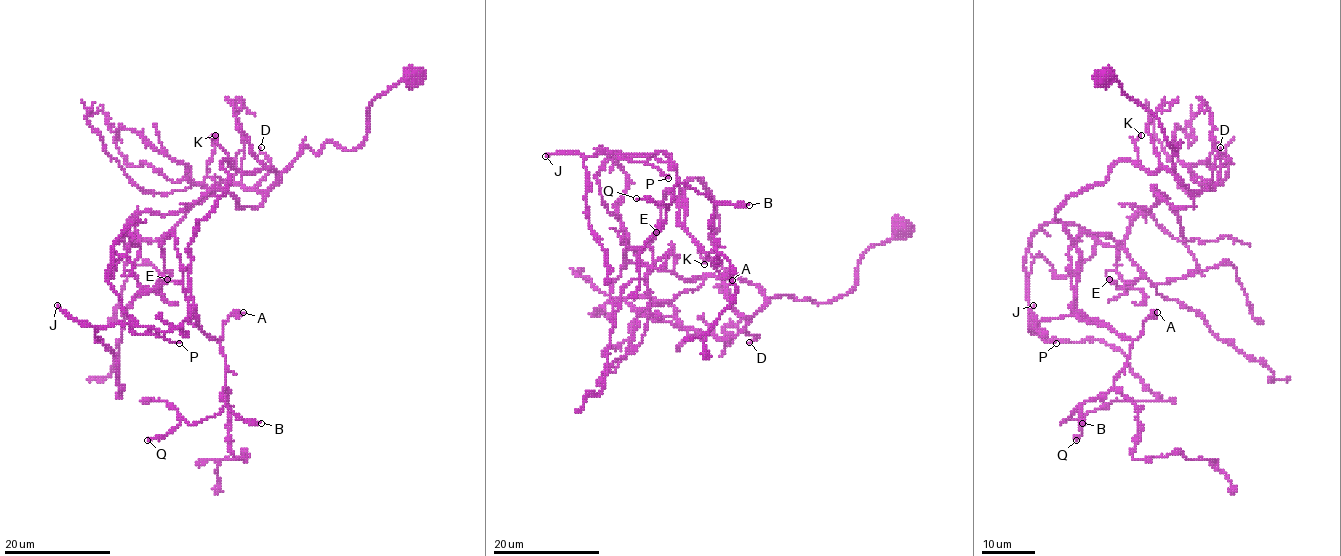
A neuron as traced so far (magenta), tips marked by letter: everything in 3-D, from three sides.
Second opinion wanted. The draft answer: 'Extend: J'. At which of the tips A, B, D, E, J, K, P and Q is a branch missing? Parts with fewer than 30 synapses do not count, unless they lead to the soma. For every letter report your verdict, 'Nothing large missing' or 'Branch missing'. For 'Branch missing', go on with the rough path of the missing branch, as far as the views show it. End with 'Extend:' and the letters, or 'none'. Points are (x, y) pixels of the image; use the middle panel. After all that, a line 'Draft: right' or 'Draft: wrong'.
A: Nothing large missing
B: Nothing large missing
D: Nothing large missing
E: Nothing large missing
J: Branch missing. Course of what is missing: (545, 156), (521, 174), (517, 189), (513, 209), (517, 265), (496, 302), (497, 331), (489, 347), (496, 341)
K: Nothing large missing
P: Nothing large missing
Q: Nothing large missing
Extend: J
Draft: right

